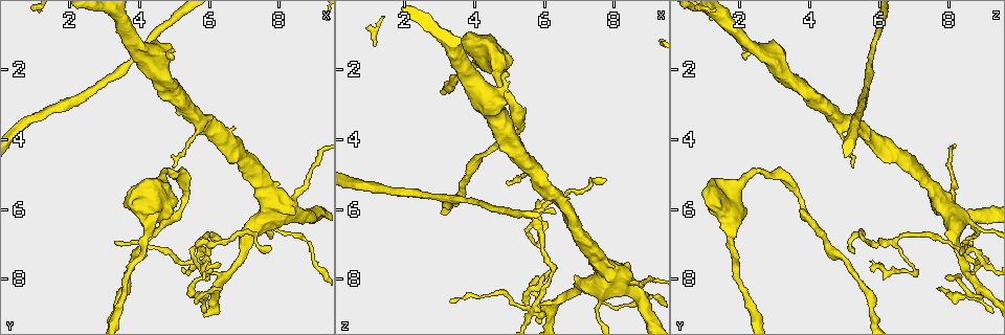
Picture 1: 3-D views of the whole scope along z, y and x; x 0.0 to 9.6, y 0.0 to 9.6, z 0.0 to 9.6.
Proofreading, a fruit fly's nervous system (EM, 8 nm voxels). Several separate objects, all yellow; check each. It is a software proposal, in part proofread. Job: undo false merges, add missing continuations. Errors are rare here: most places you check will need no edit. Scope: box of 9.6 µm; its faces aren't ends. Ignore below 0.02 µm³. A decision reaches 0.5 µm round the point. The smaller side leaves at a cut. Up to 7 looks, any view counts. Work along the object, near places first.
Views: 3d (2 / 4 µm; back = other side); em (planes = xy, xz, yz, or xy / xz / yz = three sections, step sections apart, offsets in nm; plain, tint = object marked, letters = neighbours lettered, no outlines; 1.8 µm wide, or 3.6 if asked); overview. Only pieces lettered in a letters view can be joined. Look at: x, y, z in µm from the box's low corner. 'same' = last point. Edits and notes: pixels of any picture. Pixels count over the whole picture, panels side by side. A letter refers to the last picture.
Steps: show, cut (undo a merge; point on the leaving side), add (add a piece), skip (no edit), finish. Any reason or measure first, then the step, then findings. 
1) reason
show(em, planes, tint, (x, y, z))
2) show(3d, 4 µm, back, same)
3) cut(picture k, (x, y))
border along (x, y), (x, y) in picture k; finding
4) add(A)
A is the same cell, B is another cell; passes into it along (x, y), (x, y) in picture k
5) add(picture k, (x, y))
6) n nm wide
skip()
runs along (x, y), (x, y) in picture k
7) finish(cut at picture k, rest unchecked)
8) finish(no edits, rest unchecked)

sharp bend
show(em, xz, step 4, tint, (5.80, 7.00, 6.45))

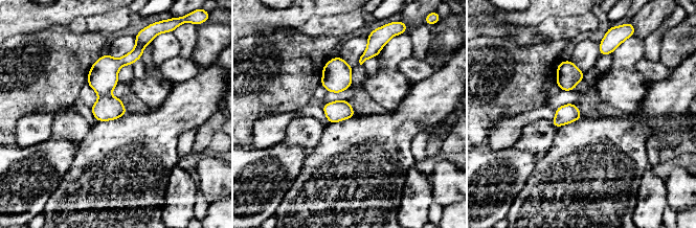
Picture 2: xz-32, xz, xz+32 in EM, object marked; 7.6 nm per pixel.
another direction
show(em, planes, letters, same)

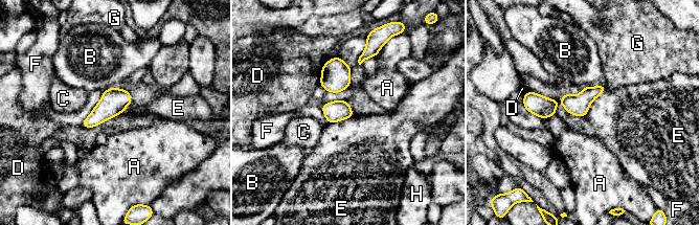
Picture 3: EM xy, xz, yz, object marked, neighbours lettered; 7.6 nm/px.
F touches over 340 nm
skip()
A, B, C, D, E, F, G and H are other cells; border along (606, 89), (591, 103), (585, 116) in picture 3; one neuron here

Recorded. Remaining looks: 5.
three-way junction
show(em, planes, tint, (5.70, 7.45, 8.90))

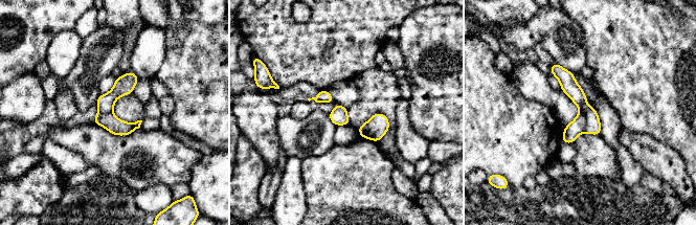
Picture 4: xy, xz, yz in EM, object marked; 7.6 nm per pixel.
show(em, planes, letters, same)

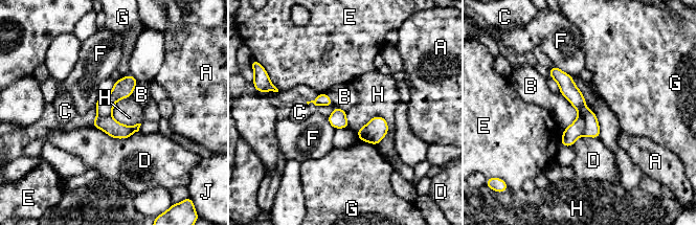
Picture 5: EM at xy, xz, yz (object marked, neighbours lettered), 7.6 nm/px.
cut(picture 5, (574, 95))
A, B, C, D, E, F, G, H and J are other cells; the part that leaves runs along (554, 69), (589, 117), (596, 135) in picture 5; two neurons meet here

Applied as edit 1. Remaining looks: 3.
show(overview)

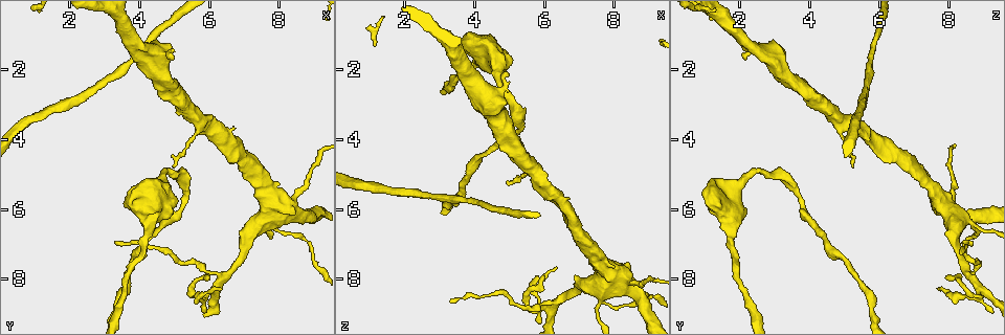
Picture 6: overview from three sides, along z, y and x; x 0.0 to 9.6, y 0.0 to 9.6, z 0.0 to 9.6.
sharp bend
show(em, 3.6 µm, planes, tint, (3.80, 5.55, 1.20))

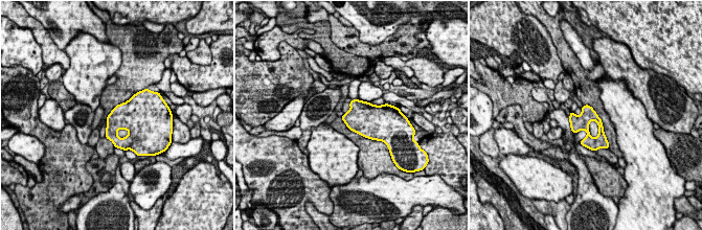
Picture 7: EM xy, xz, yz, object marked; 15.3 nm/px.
show(em, 3.6 µm, planes, letters, same)

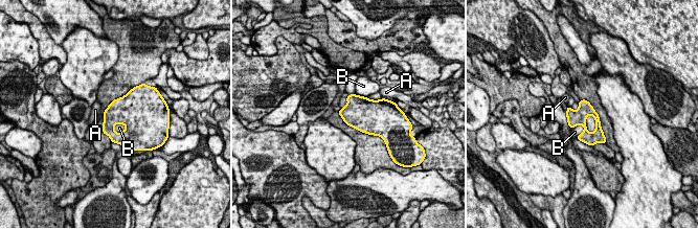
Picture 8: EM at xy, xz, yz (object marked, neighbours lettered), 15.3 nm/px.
skip()
A and B are other cells; border along (126, 126), (120, 132), (113, 130) in picture 8; all the same neuron

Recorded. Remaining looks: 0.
finish(cut at picture 5, rest unchecked)

